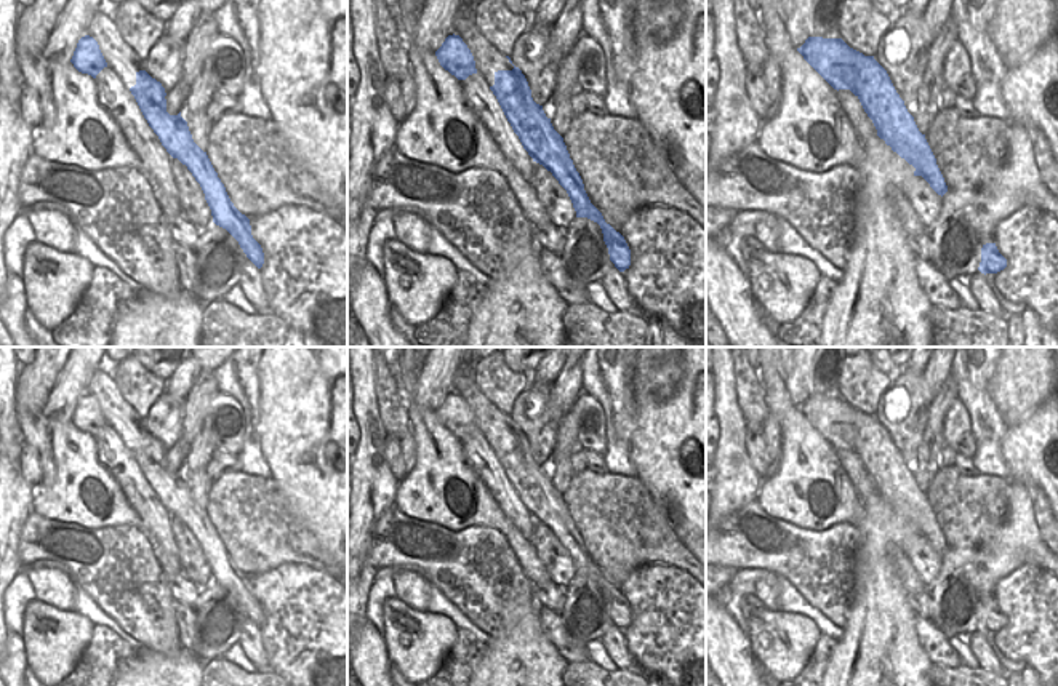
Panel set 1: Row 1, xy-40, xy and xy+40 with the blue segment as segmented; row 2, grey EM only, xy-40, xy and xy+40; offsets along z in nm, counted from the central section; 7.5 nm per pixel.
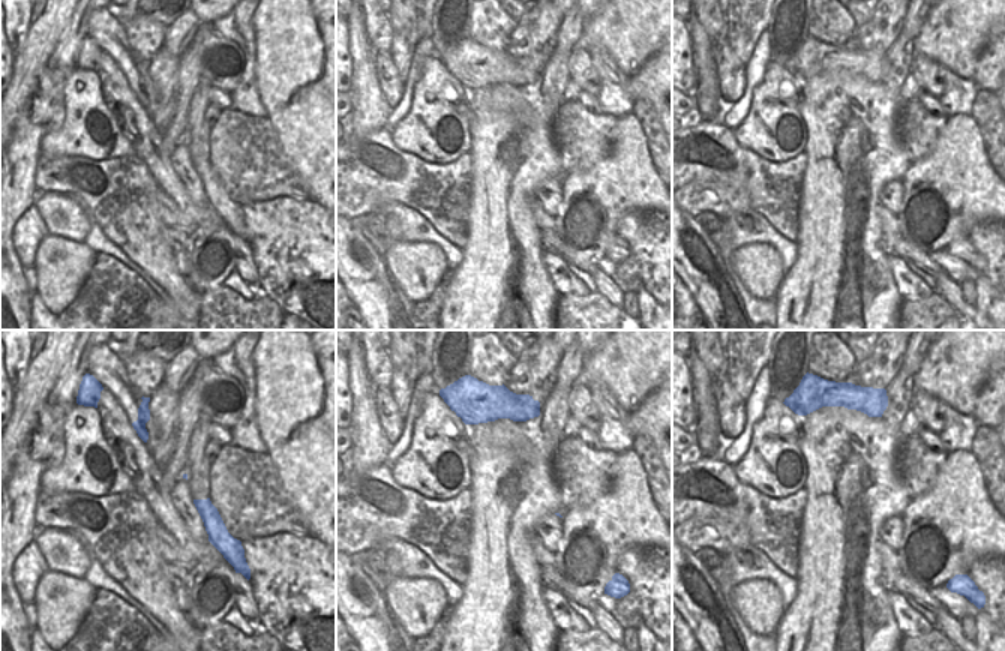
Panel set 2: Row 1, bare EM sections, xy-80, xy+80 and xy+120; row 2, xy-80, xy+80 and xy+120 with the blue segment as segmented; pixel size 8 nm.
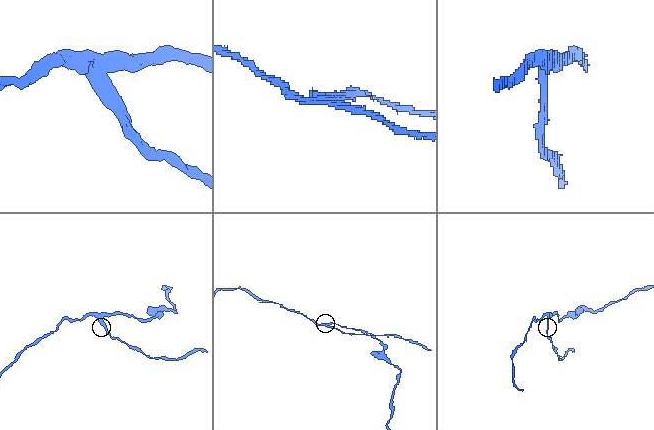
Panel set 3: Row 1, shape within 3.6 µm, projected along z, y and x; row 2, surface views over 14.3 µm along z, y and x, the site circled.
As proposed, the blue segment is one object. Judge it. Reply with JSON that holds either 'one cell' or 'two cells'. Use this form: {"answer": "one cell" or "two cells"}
{"answer": "two cells"}

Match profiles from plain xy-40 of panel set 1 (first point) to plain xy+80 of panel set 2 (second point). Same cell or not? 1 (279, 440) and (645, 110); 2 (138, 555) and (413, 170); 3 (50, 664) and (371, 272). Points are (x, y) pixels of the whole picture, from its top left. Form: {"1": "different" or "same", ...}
{"1": "different", "2": "same", "3": "different"}

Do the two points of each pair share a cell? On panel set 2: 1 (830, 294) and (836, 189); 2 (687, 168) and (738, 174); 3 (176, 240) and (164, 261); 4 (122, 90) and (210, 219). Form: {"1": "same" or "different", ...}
{"1": "same", "2": "same", "3": "different", "4": "same"}

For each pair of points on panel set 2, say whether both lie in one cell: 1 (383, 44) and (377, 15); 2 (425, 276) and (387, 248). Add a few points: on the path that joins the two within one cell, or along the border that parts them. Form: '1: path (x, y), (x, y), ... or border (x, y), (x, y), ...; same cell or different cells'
1: path (380, 36), (377, 23); same cell
2: path (416, 269), (396, 255); same cell

